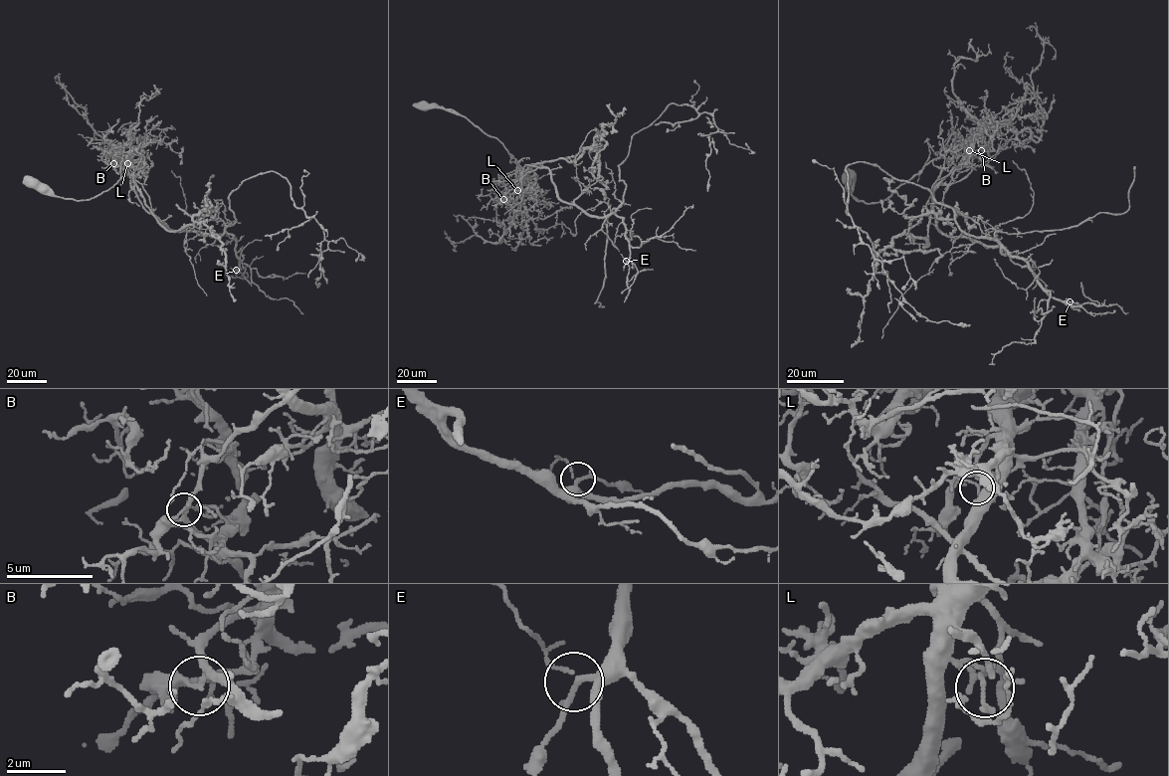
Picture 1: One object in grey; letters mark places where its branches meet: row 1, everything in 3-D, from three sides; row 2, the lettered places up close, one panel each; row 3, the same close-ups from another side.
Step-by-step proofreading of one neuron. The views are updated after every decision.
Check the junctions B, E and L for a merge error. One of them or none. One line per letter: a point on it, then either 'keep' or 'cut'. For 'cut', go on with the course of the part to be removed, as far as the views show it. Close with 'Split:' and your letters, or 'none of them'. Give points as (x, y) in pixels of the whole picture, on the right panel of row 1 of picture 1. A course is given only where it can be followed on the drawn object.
B: (981, 150) | cut | (981, 150), (933, 185), (935, 225), (1004, 254), (928, 190), (846, 167), (847, 212), (902, 297), (970, 324)
E: (1070, 301) | keep
L: (969, 150) | keep
Split: B

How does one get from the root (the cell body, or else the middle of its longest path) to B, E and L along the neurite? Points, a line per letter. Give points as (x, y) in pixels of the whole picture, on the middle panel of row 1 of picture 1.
B: (422, 104), (443, 106), (459, 113), (502, 144), (515, 159), (520, 186), (511, 188), (503, 199)
E: (422, 104), (466, 116), (522, 171), (546, 167), (563, 201), (620, 216), (626, 261)
L: (422, 104), (443, 106), (459, 113), (495, 137), (515, 159), (520, 186), (517, 190)

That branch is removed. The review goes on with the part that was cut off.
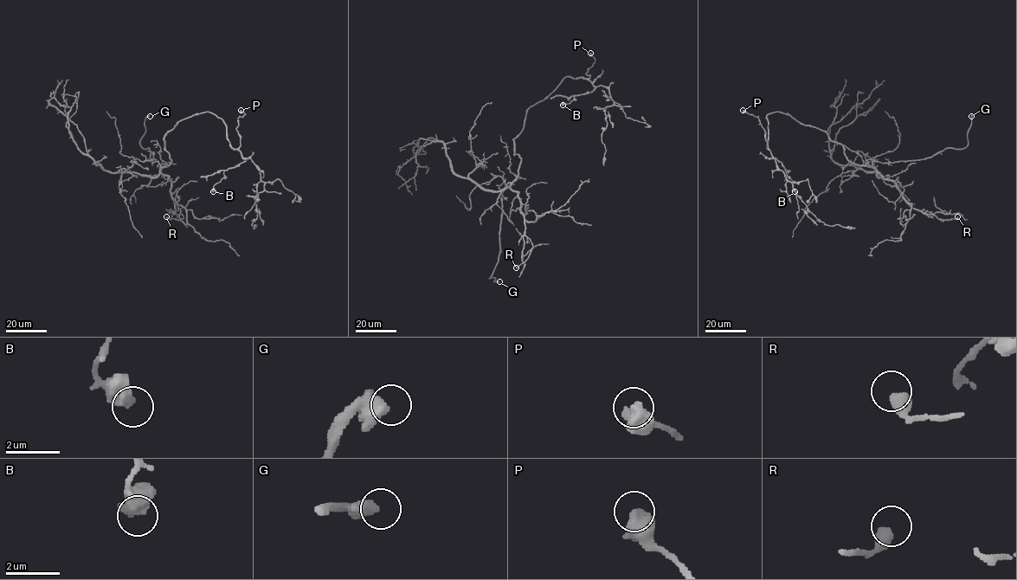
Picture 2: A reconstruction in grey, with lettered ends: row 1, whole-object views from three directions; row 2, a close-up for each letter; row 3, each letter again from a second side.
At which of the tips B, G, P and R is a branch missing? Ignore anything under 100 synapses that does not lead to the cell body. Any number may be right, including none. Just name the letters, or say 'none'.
G

